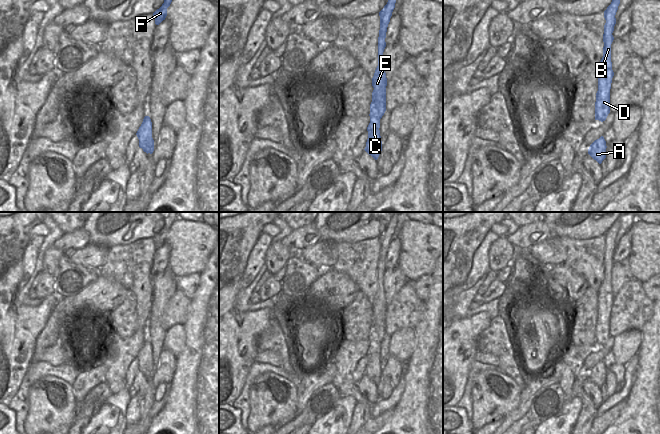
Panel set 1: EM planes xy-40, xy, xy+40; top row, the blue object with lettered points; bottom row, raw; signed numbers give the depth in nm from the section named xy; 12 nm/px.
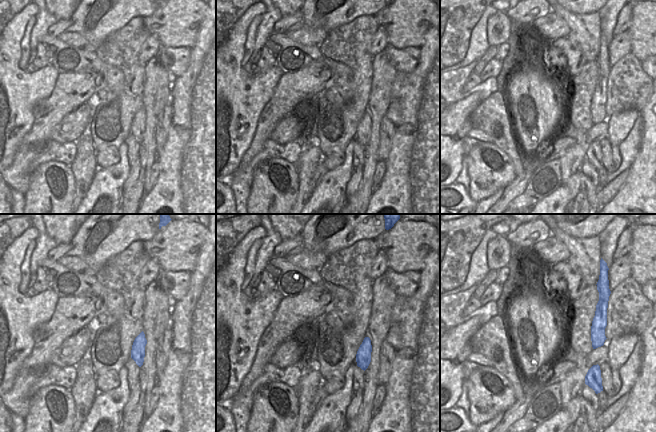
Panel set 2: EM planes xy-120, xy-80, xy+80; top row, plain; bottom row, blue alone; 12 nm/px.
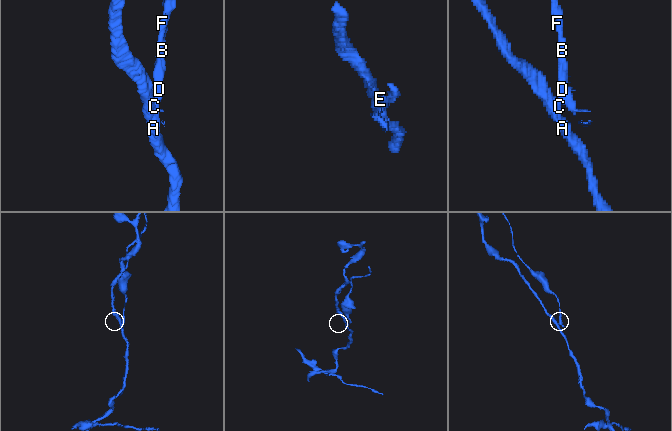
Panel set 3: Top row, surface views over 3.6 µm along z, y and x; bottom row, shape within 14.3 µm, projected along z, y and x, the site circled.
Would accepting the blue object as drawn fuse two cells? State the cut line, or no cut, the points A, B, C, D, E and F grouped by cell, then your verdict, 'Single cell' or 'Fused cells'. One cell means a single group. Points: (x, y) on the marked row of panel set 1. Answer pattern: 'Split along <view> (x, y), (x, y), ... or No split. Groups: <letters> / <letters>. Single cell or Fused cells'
Split along xy (370, 115), (379, 119). Groups: A C / B D E F. Fused cells

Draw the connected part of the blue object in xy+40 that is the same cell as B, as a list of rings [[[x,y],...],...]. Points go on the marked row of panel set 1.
[[[612,0],[611,4],[604,11],[606,23],[603,34],[603,57],[598,66],[598,91],[595,102],[595,119],[605,121],[610,113],[610,89],[614,72],[611,62],[611,44],[614,40],[612,35],[616,24],[616,12],[620,0]]]

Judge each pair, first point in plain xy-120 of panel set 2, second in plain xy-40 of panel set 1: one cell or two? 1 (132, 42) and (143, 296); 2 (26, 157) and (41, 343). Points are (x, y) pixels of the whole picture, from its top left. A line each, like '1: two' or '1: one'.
1: one
2: one

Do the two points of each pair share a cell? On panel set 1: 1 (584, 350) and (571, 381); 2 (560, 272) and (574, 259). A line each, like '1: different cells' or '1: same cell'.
1: same cell
2: different cells

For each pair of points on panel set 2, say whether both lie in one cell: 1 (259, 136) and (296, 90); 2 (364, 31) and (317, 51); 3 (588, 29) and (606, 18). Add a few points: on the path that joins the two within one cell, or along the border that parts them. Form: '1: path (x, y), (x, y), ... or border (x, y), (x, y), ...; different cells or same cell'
1: path (265, 125), (270, 116), (285, 101); same cell
2: path (352, 41), (348, 45), (329, 48); same cell
3: border (597, 12), (600, 18), (601, 33); different cells

